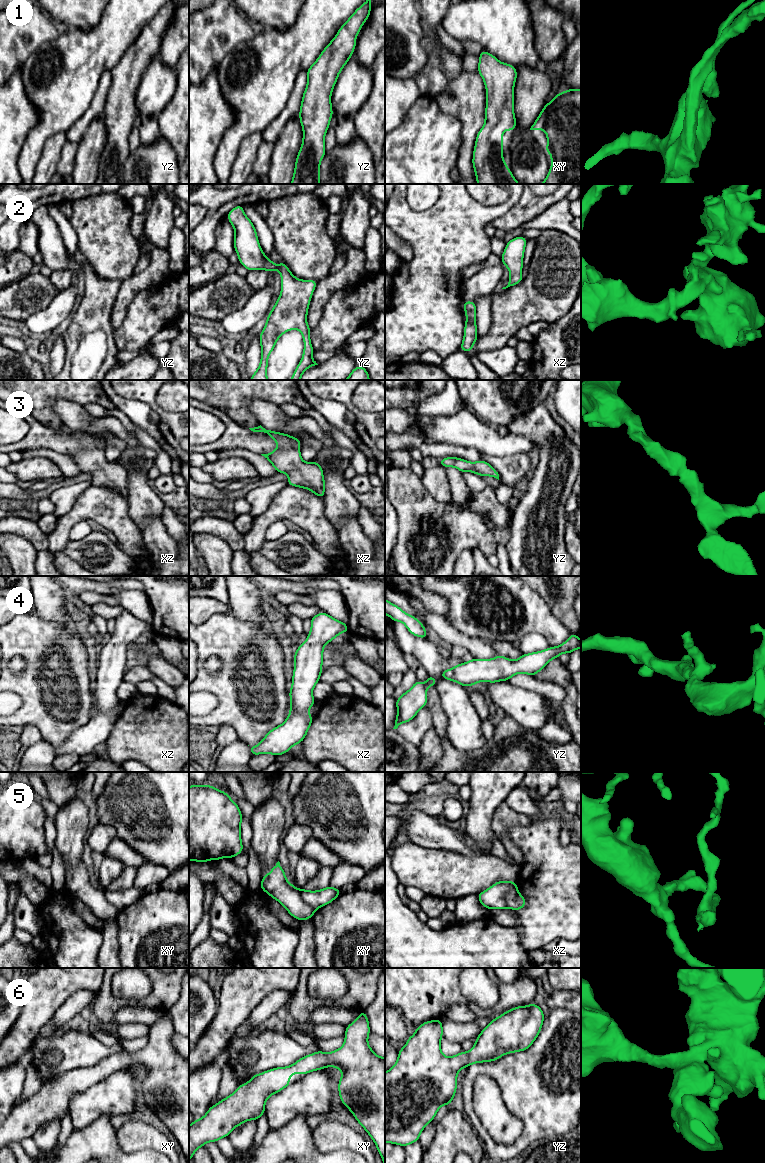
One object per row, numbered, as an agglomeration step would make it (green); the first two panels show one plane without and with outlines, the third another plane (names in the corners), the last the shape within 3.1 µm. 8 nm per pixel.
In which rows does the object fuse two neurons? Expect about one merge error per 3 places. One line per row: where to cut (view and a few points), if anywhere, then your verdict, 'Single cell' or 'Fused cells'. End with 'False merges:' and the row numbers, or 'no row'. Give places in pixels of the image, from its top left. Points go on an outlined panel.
1: No split. Single cell
2: No split. Single cell
3: No split. Single cell
4: No split. Single cell
5: Split along xz (515, 884), (505, 894), (506, 907). Fused cells
6: No split. Single cell
False merges: 5

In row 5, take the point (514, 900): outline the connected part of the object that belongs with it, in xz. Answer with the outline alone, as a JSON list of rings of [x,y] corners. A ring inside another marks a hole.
[[[514,885],[505,894],[506,906],[518,912],[521,908],[526,906],[525,898],[519,893],[518,887]]]

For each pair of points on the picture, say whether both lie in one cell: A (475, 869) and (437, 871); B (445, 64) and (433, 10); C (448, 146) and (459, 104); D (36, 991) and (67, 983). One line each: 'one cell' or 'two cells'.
A: one cell
B: one cell
C: two cells
D: one cell

